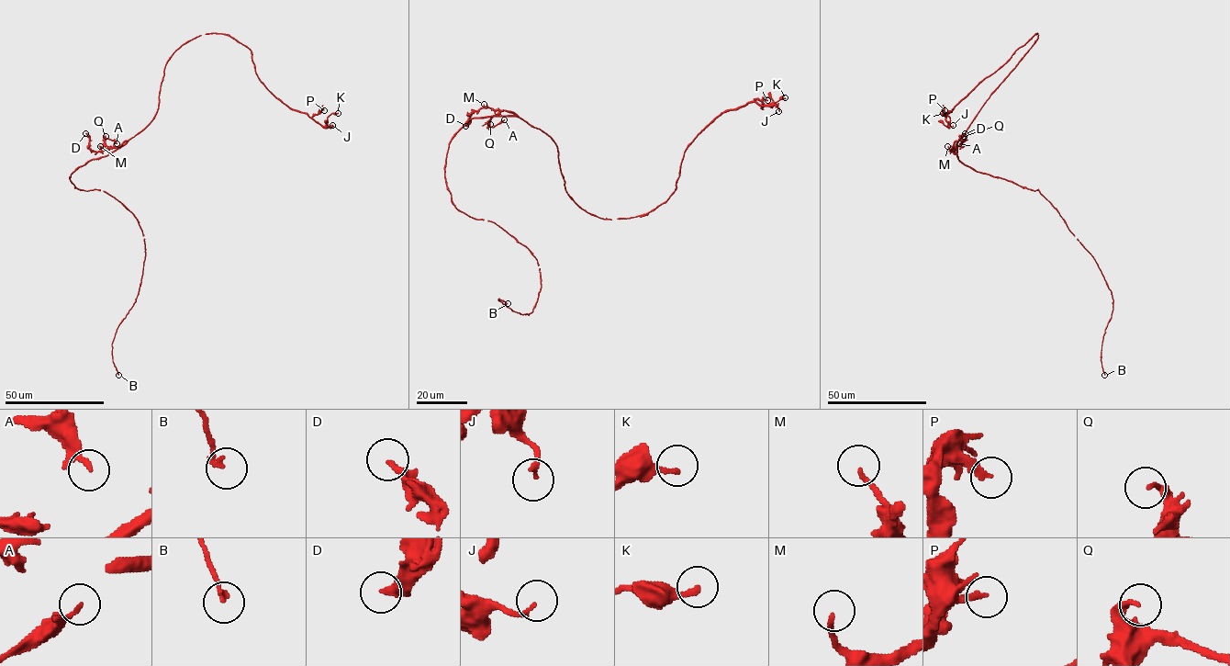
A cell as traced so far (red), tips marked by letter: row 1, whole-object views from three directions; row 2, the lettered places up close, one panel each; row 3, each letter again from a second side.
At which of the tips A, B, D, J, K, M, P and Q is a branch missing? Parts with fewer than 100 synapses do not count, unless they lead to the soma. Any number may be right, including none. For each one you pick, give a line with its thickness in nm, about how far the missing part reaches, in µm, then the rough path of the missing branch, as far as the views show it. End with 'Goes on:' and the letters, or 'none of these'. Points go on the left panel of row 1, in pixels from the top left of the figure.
Goes on: none of these

